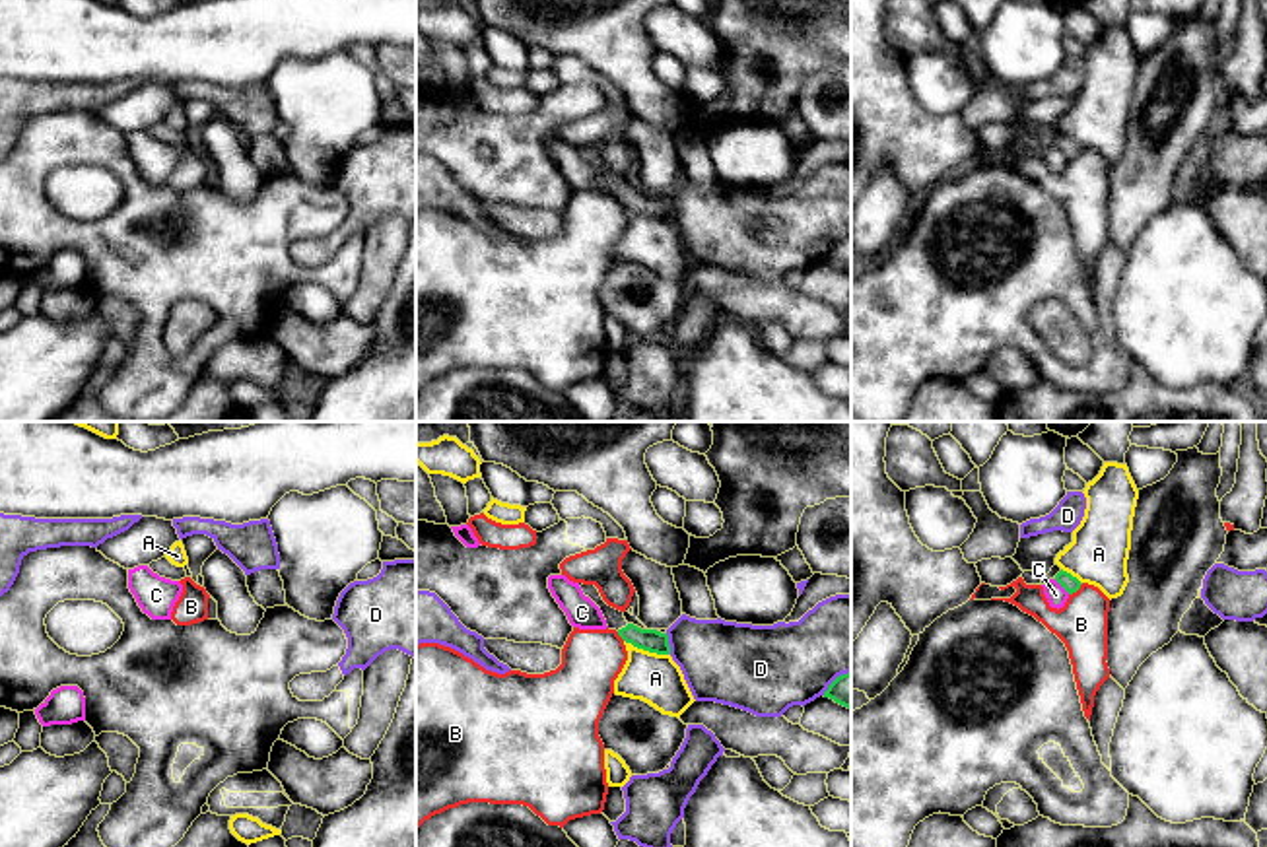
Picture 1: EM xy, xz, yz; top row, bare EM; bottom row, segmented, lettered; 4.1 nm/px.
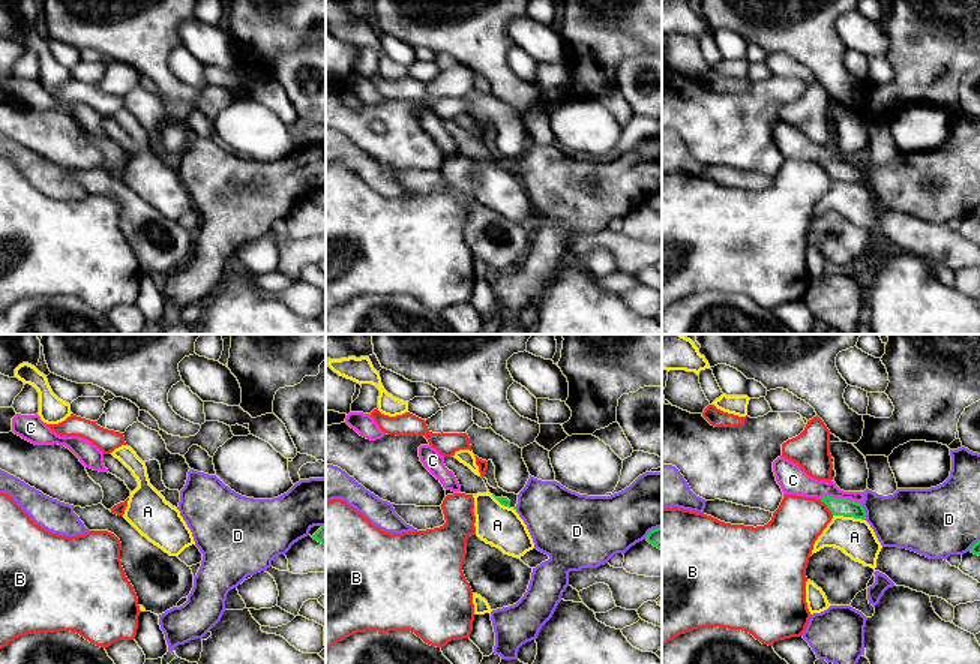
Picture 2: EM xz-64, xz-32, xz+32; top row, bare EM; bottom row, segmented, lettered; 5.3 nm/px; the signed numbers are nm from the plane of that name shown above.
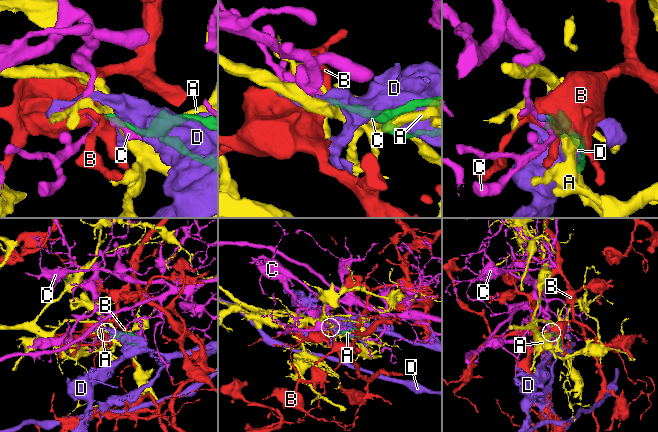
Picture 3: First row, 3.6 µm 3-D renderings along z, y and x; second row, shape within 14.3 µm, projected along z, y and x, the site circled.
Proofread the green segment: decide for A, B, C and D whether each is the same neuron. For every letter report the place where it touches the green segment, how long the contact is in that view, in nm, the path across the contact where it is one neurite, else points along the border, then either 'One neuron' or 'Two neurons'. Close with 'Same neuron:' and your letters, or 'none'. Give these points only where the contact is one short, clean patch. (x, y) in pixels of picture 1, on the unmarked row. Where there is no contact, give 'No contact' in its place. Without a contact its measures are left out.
A: Touches green at xz (648, 214). Shared border 200 nm. Two neurons
B: Touches green at yz (1075, 156). Shared border 80 nm. Boundary: yz (1083, 148), (1069, 160). Two neurons
C: Touches green at yz (1061, 150). Shared border 90 nm. Two neurons
D: Touches green at xz (667, 208). Shared border 90 nm. Two neurons
Same neuron: none

